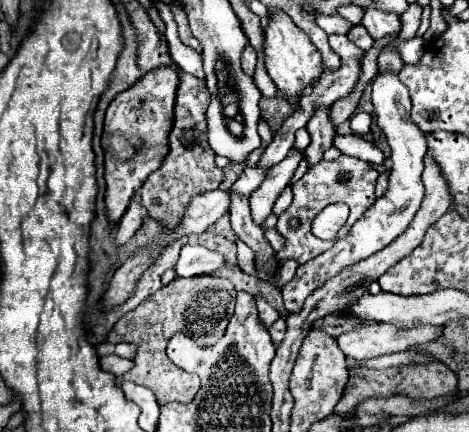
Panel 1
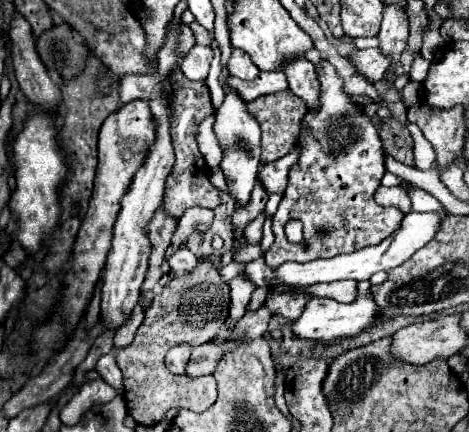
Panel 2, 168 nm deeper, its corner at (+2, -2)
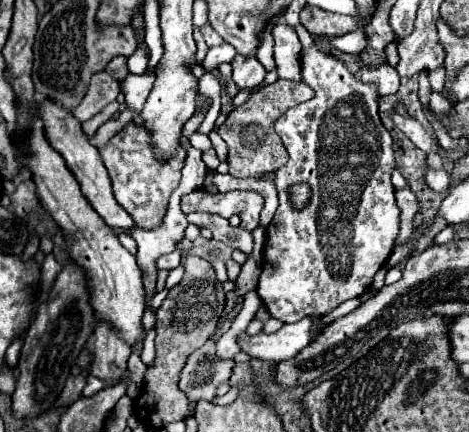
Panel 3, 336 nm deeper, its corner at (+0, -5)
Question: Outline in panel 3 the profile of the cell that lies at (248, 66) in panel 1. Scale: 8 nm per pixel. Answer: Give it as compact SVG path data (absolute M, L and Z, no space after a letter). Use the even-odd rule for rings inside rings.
M237 55L233 61L233 81L239 89L247 87L247 89L253 89L253 87L259 87L265 79L265 67L257 61L257 57L243 57L243 55Z

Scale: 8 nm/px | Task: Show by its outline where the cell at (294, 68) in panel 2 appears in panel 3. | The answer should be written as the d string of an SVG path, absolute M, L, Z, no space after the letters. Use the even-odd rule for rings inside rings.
M277 23L271 31L275 39L275 61L279 79L289 79L301 83L301 43L293 27Z

